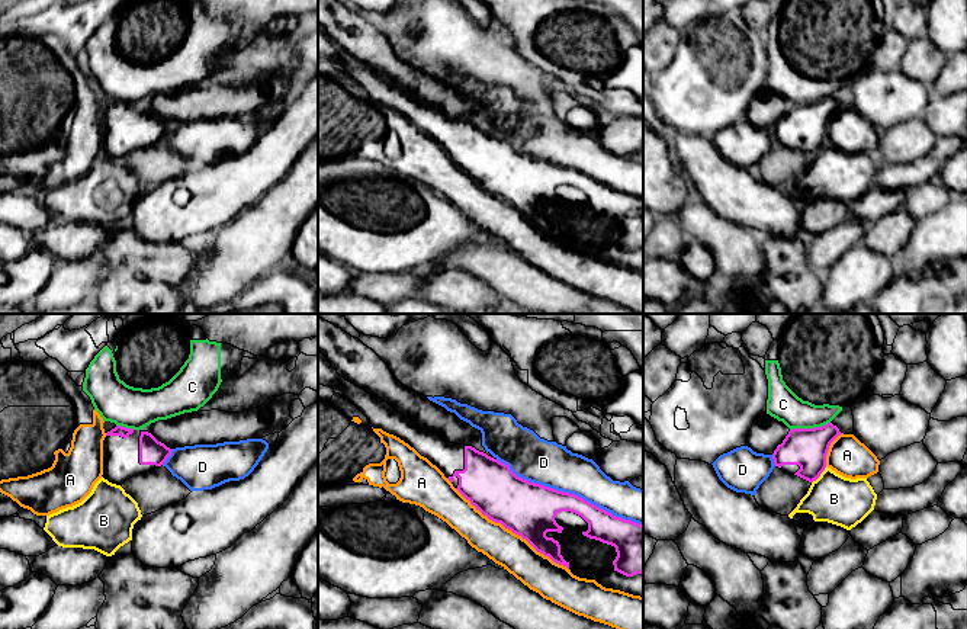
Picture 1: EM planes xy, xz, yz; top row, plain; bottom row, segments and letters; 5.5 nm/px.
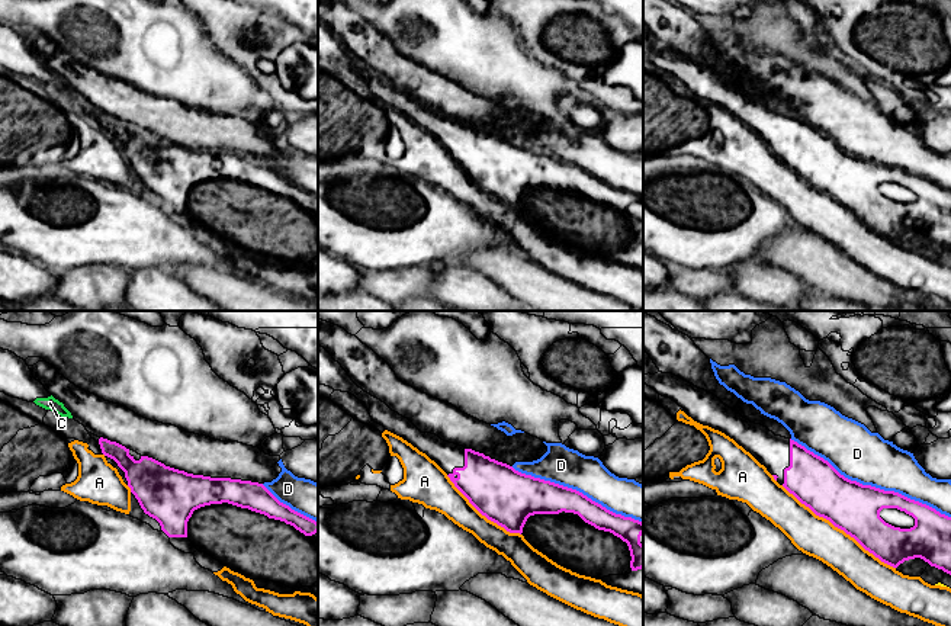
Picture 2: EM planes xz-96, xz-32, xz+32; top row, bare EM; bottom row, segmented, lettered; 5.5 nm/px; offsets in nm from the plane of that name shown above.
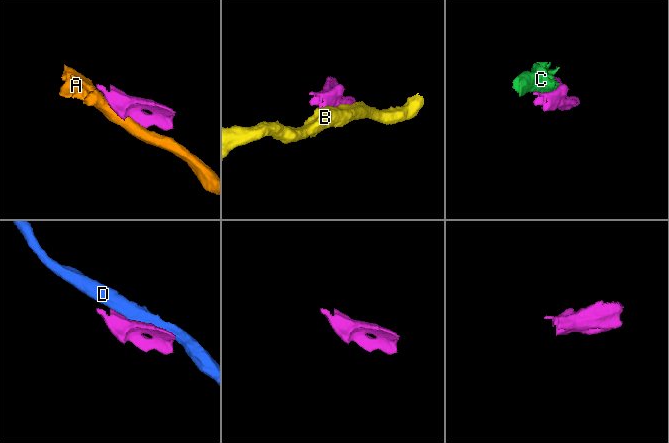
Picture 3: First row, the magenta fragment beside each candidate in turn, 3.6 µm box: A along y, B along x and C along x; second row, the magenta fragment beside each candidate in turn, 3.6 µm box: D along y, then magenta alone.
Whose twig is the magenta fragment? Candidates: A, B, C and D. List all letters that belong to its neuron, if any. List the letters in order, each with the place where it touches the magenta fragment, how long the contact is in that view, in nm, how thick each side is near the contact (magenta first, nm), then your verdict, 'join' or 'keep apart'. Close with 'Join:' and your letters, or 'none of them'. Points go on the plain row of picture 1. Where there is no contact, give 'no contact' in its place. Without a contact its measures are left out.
A: xz (511, 205) | 800 nm | 300/200 nm | keep apart
B: yz (819, 150) | 130 nm | 220/260 nm | keep apart
C: yz (809, 103) | 220 nm | 220/180 nm | keep apart
D: xz (568, 167) | 900 nm | 300/240 nm | keep apart
Join: none of them

